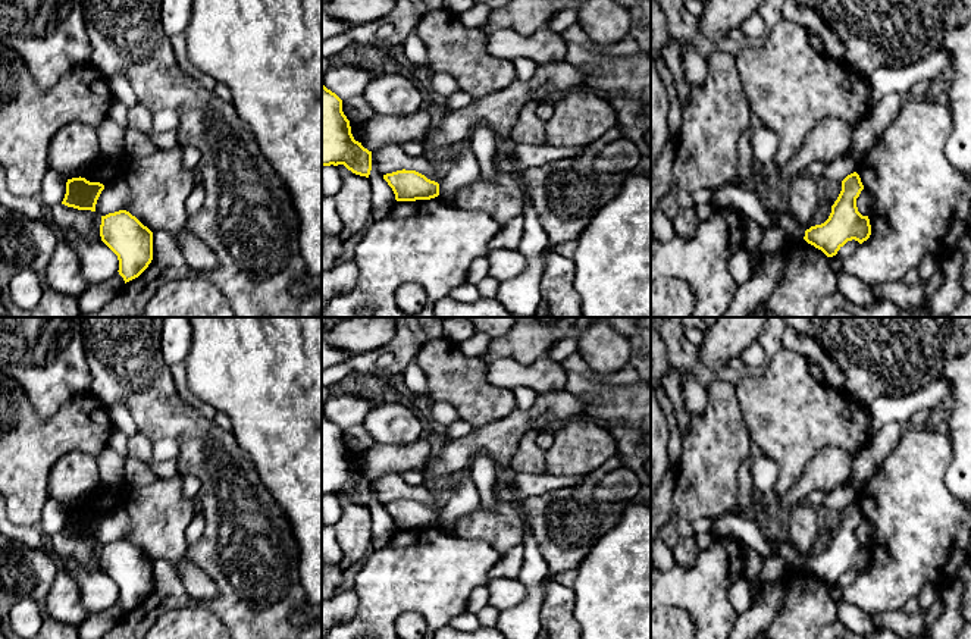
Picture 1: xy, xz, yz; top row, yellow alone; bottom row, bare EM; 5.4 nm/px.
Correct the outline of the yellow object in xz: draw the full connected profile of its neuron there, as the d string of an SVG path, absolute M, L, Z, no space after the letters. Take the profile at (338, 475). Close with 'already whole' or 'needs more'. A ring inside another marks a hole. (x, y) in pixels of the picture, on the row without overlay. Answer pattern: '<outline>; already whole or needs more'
M322 413L322 497L344 494L355 504L369 507L372 480L355 470L342 429Z; already whole

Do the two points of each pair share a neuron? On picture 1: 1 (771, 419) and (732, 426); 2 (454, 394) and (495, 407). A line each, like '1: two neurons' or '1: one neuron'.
1: two neurons
2: one neuron

